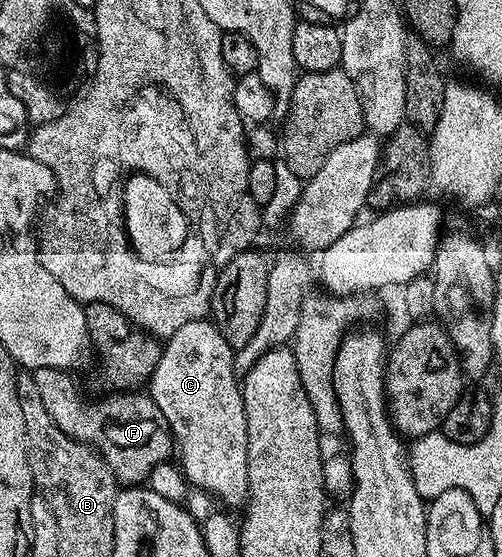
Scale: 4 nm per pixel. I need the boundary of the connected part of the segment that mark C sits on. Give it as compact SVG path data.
M207 318L189 322L185 329L186 336L187 344L180 346L179 356L164 354L157 362L149 381L149 395L161 414L165 414L165 422L169 422L177 463L188 485L216 496L221 503L228 504L223 505L228 509L242 509L249 494L249 434L241 376L235 371L236 349L225 342L218 324Z

